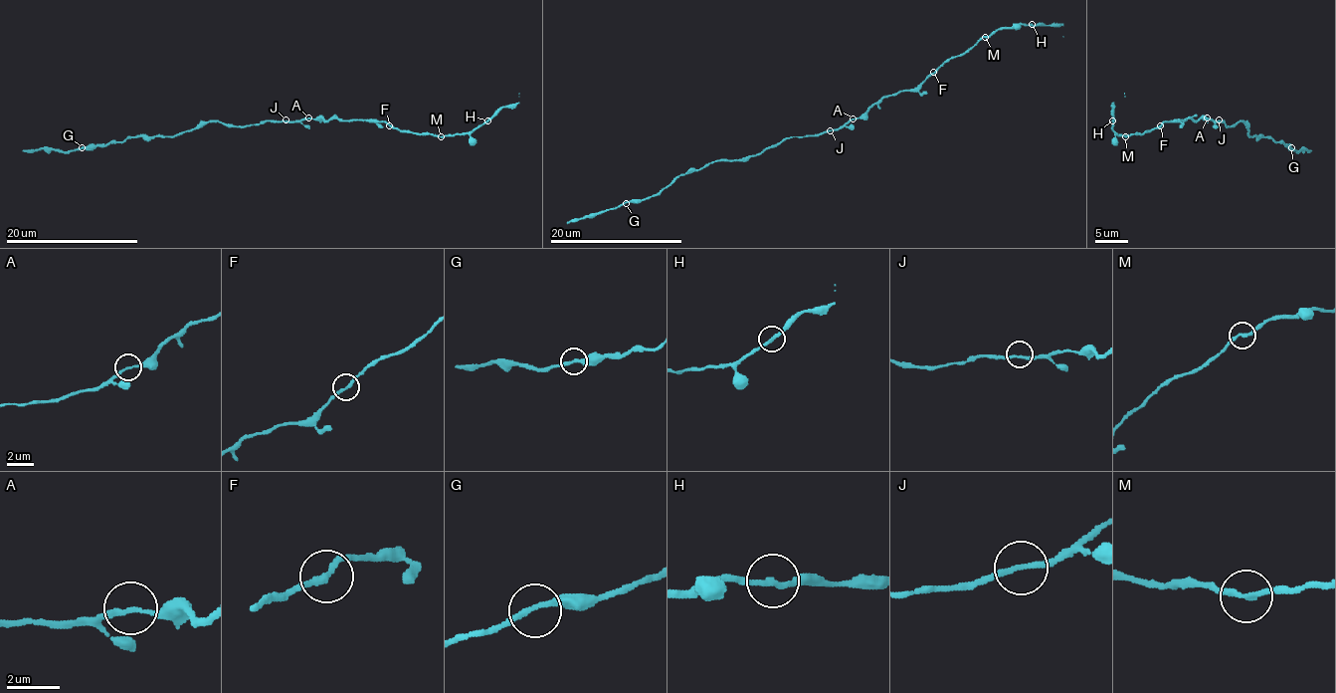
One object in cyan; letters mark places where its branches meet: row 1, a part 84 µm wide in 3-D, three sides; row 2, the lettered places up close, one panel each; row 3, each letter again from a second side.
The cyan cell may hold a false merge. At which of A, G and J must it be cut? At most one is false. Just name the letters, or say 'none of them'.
none of them

